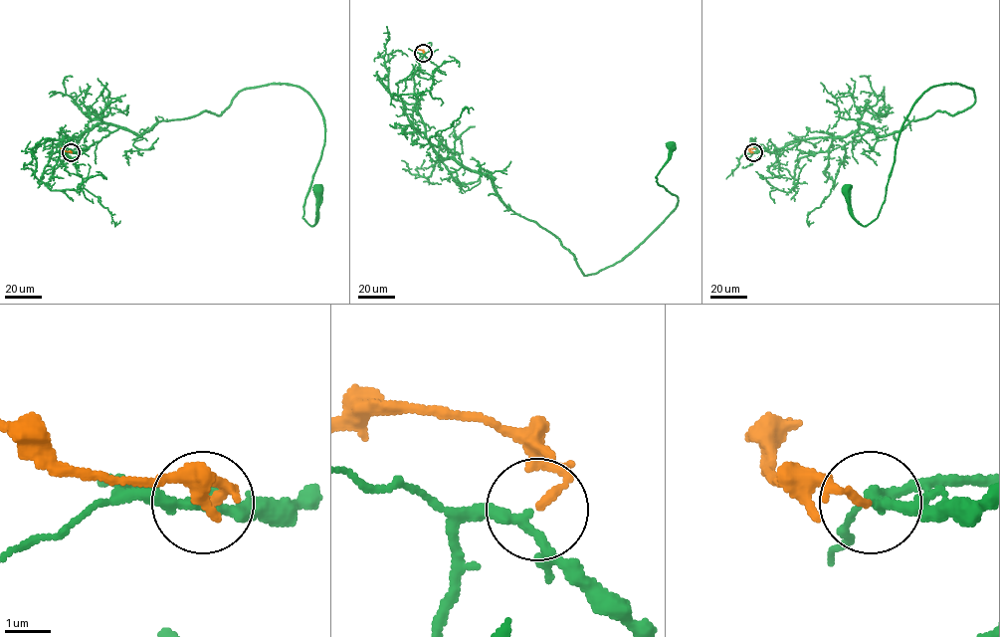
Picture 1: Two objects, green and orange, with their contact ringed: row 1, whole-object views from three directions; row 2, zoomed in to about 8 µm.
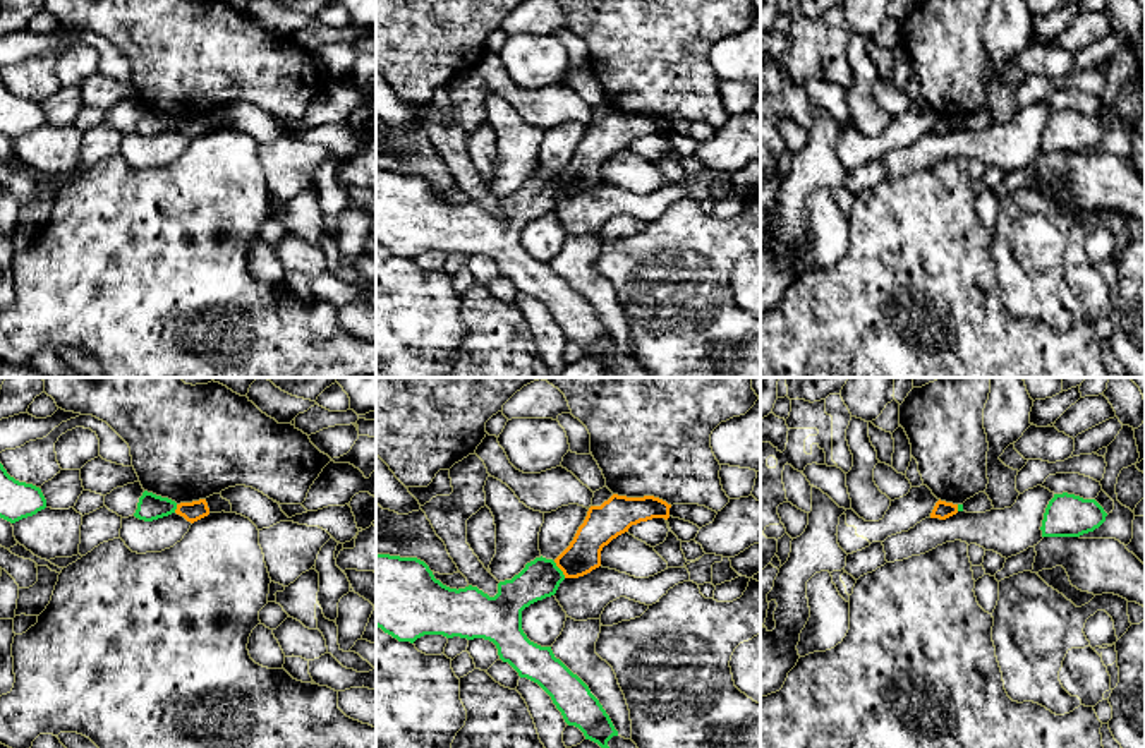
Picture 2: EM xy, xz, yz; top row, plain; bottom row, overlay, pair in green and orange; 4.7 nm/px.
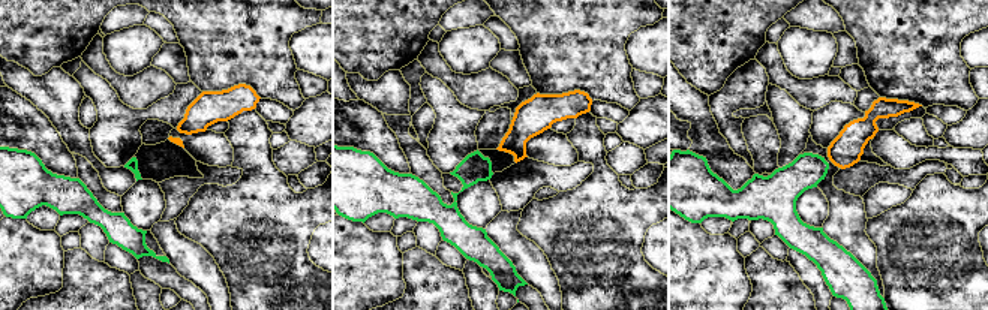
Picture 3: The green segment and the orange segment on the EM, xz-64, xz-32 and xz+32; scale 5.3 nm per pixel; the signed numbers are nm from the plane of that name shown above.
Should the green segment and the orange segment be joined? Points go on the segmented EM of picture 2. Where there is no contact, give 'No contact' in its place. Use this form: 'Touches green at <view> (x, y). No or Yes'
Touches green at xz (560, 570). No

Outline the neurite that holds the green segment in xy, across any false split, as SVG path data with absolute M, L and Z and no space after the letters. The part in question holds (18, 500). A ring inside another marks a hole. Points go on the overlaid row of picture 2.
M0 463L0 518L15 523L46 508L39 487L19 482Z

